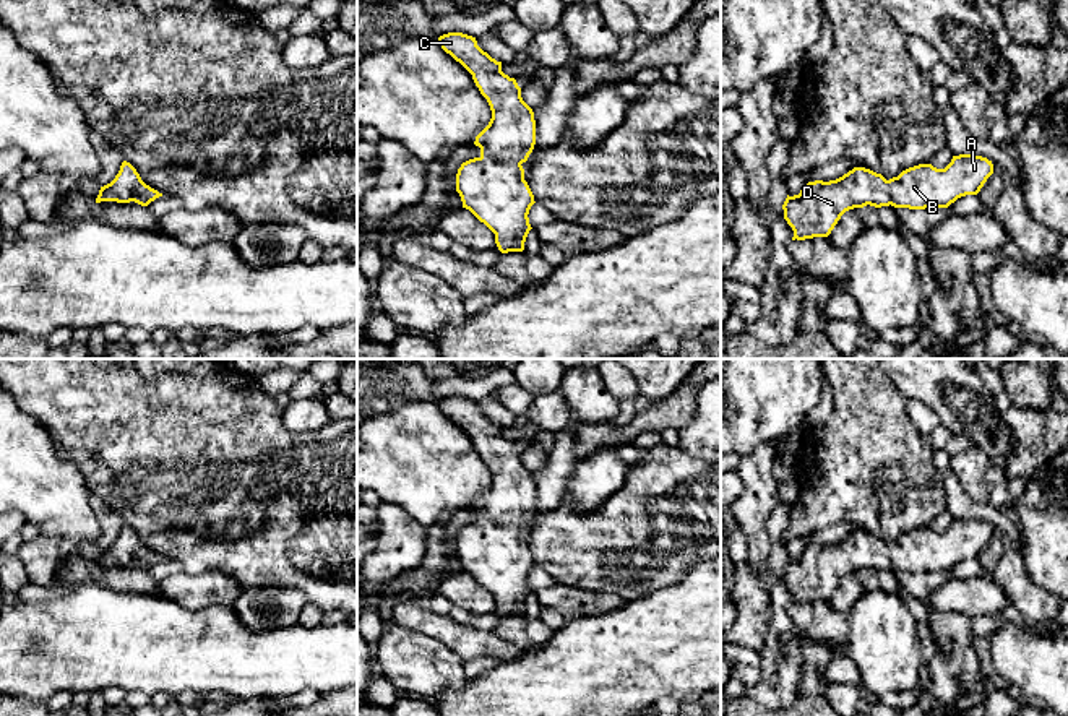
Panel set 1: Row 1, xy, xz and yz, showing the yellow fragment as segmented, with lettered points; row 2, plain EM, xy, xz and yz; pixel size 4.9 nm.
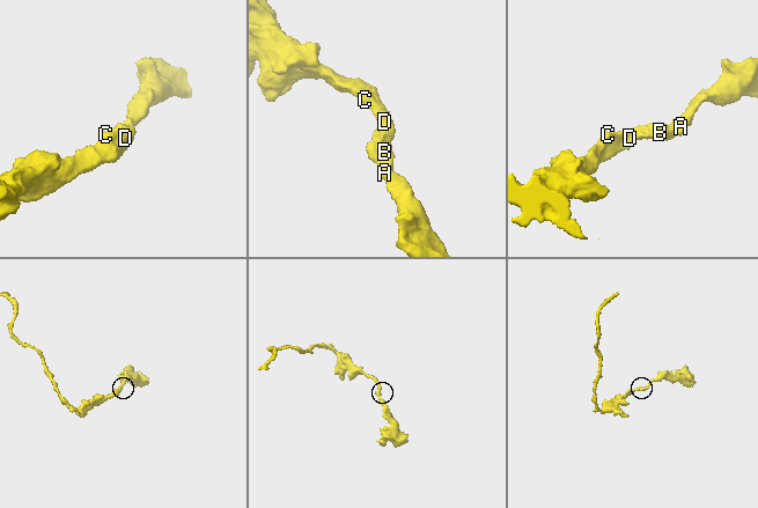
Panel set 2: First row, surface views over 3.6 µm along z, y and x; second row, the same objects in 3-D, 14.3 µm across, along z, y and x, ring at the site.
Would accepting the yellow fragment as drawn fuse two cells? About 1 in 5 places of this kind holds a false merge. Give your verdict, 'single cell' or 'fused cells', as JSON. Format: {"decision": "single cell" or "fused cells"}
{"decision": "single cell"}

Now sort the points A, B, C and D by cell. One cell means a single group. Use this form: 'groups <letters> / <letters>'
groups A B C D

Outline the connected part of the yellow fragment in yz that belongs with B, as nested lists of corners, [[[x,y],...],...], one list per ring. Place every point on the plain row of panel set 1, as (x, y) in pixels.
[[[975,518],[953,520],[945,533],[937,533],[932,528],[919,528],[889,544],[870,533],[854,531],[836,544],[808,546],[799,559],[787,559],[782,568],[784,583],[794,594],[792,604],[828,601],[841,580],[849,573],[863,572],[867,568],[875,572],[891,568],[894,572],[909,573],[948,572],[961,560],[977,559],[992,537],[992,524]]]

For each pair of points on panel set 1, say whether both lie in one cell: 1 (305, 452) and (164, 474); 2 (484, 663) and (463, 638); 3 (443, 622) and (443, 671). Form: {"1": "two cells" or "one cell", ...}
{"1": "one cell", "2": "two cells", "3": "two cells"}

